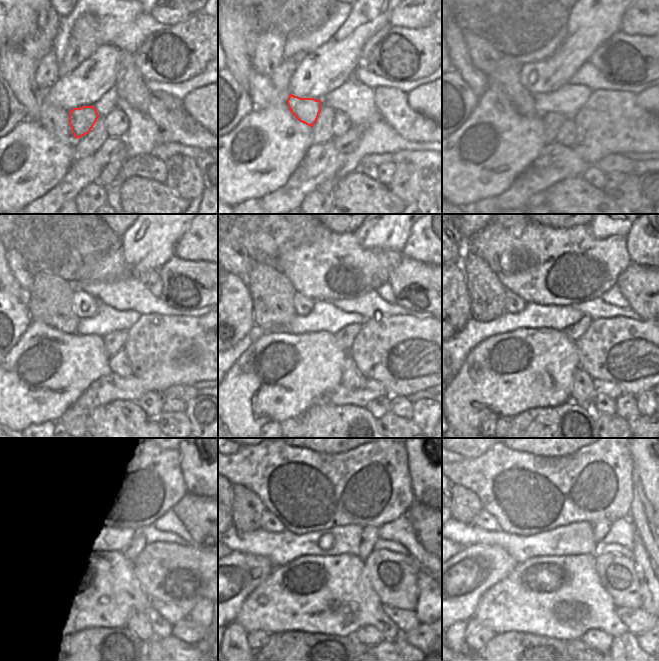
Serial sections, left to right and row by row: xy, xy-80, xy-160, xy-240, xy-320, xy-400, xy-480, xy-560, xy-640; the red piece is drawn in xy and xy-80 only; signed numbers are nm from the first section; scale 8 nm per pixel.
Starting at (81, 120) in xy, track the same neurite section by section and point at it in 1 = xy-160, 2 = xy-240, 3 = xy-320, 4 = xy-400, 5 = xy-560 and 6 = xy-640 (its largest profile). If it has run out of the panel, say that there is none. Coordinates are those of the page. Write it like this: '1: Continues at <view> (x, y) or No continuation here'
1: Continues at xy-160 (524, 104)
2: Continues at xy-240 (41, 300)
3: Continues at xy-320 (268, 315)
4: Continues at xy-400 (487, 301)
5: Continues at xy-560 (247, 509)
6: Continues at xy-640 (466, 505).

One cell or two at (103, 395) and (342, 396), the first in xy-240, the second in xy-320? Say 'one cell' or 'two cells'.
one cell

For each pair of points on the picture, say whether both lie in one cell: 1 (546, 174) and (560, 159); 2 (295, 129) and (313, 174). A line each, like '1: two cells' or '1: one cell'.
1: one cell
2: two cells

